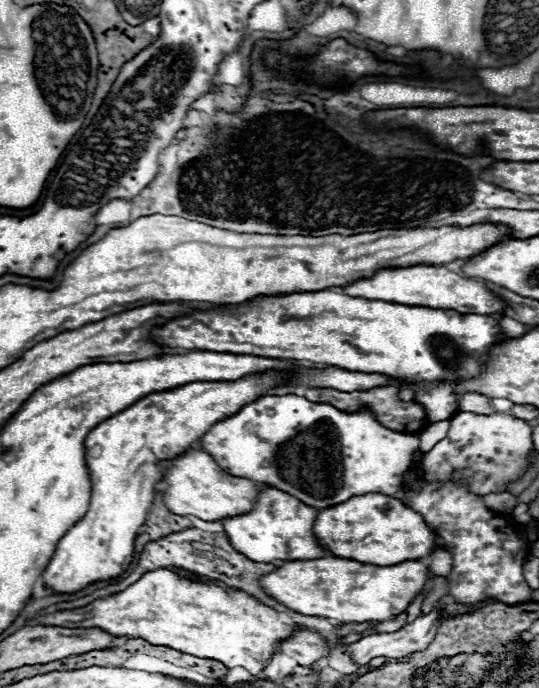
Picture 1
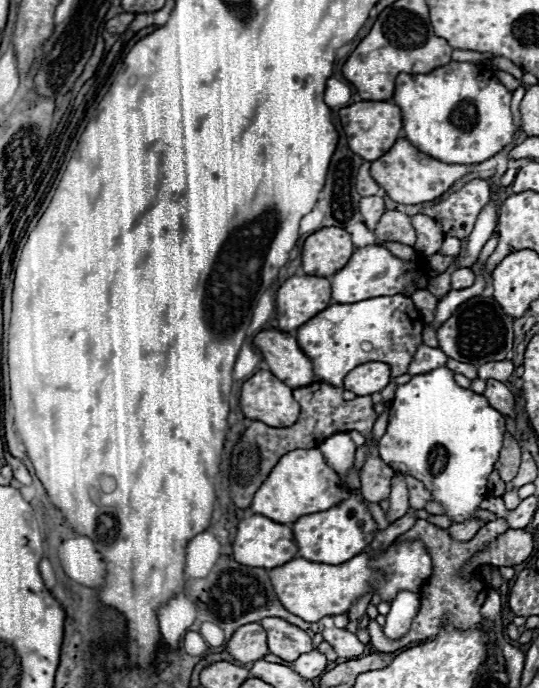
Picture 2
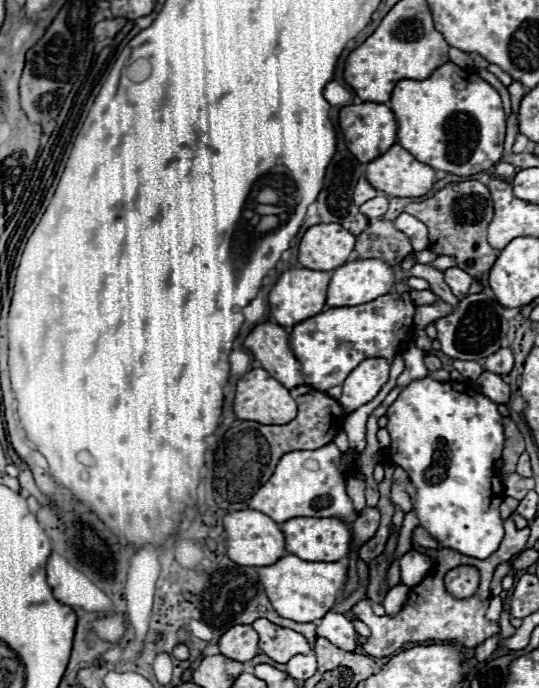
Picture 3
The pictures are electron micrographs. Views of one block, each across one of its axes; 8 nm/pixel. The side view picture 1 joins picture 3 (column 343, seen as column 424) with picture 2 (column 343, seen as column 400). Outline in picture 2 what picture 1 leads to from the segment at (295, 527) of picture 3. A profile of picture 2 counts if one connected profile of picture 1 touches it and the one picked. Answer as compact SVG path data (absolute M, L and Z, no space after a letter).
M352 496L330 510L302 516L292 524L294 540L298 544L298 556L310 558L312 562L330 562L330 564L346 562L346 558L358 556L372 542L376 530L378 530L376 522L372 520L360 496Z

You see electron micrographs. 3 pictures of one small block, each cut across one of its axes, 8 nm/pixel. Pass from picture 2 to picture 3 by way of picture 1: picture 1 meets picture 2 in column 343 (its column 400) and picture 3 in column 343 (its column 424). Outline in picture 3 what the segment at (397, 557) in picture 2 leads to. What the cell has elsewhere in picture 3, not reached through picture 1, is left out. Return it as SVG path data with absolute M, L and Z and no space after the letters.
M288 554L276 564L260 568L258 576L268 600L282 618L294 622L314 622L334 606L336 596L346 582L346 566L342 562L306 562Z

